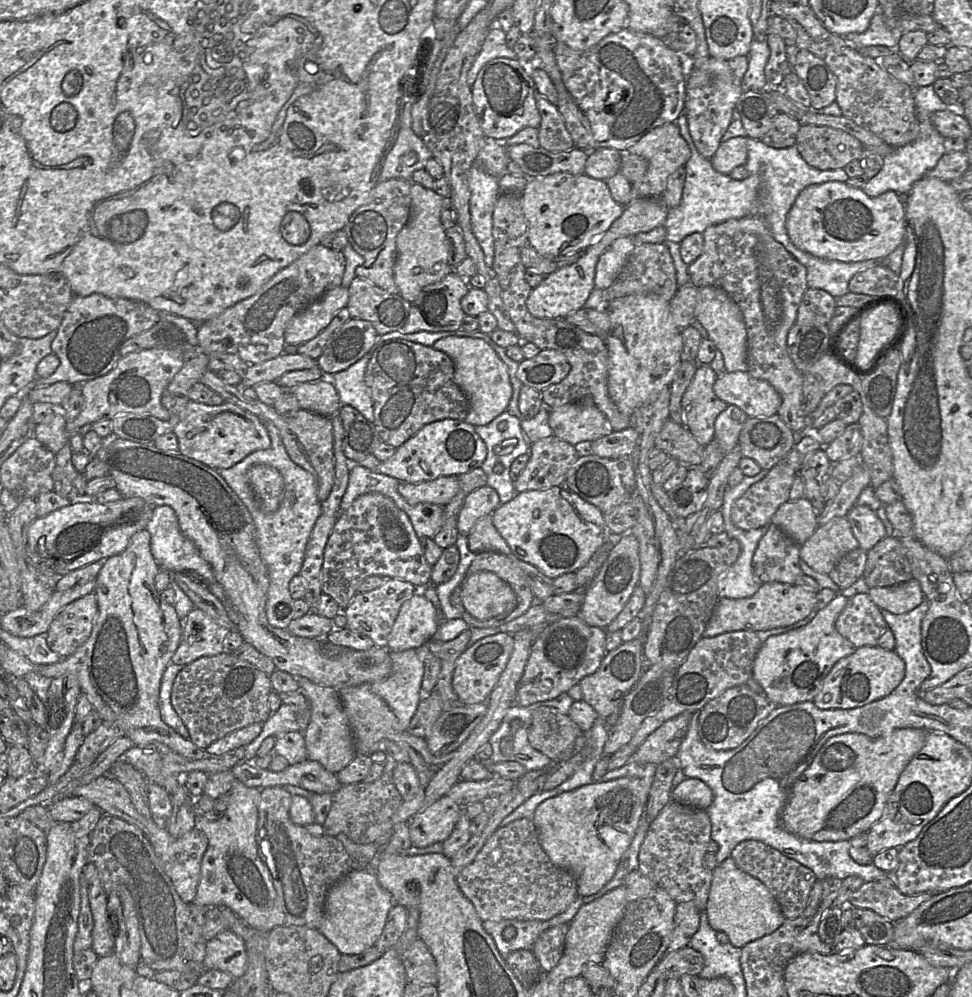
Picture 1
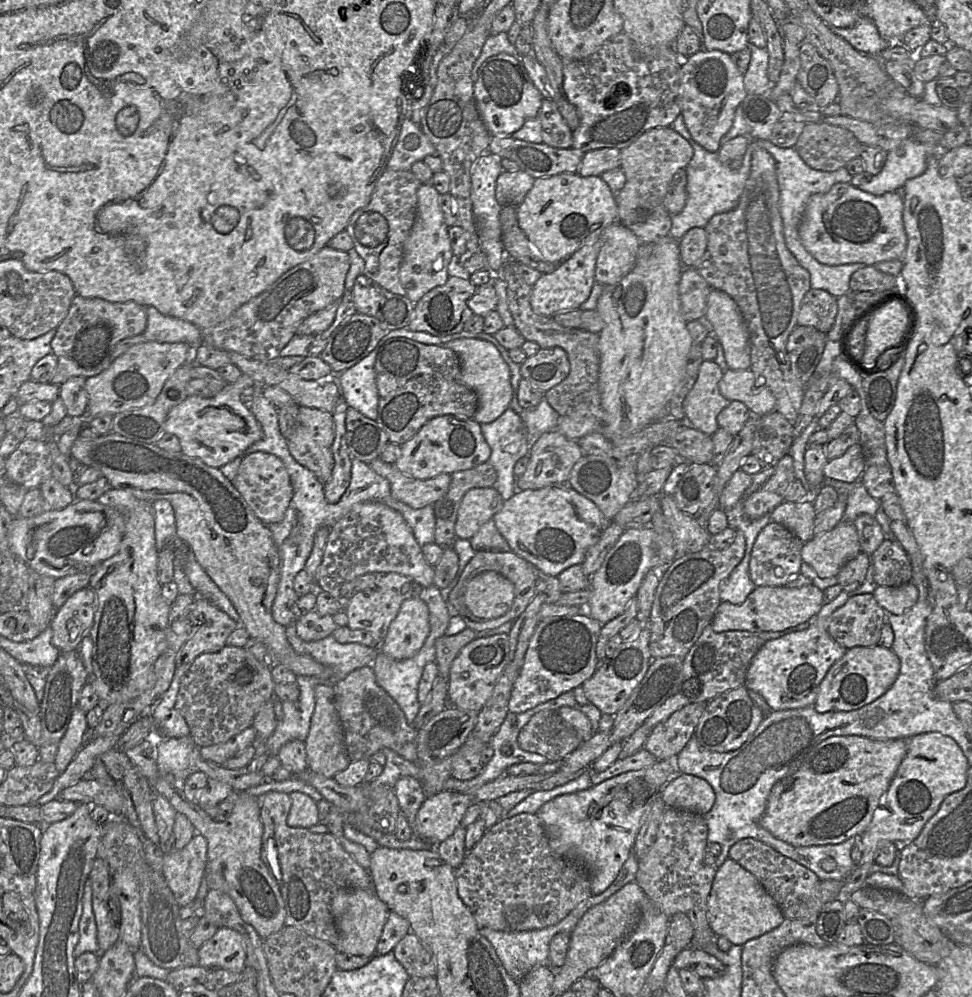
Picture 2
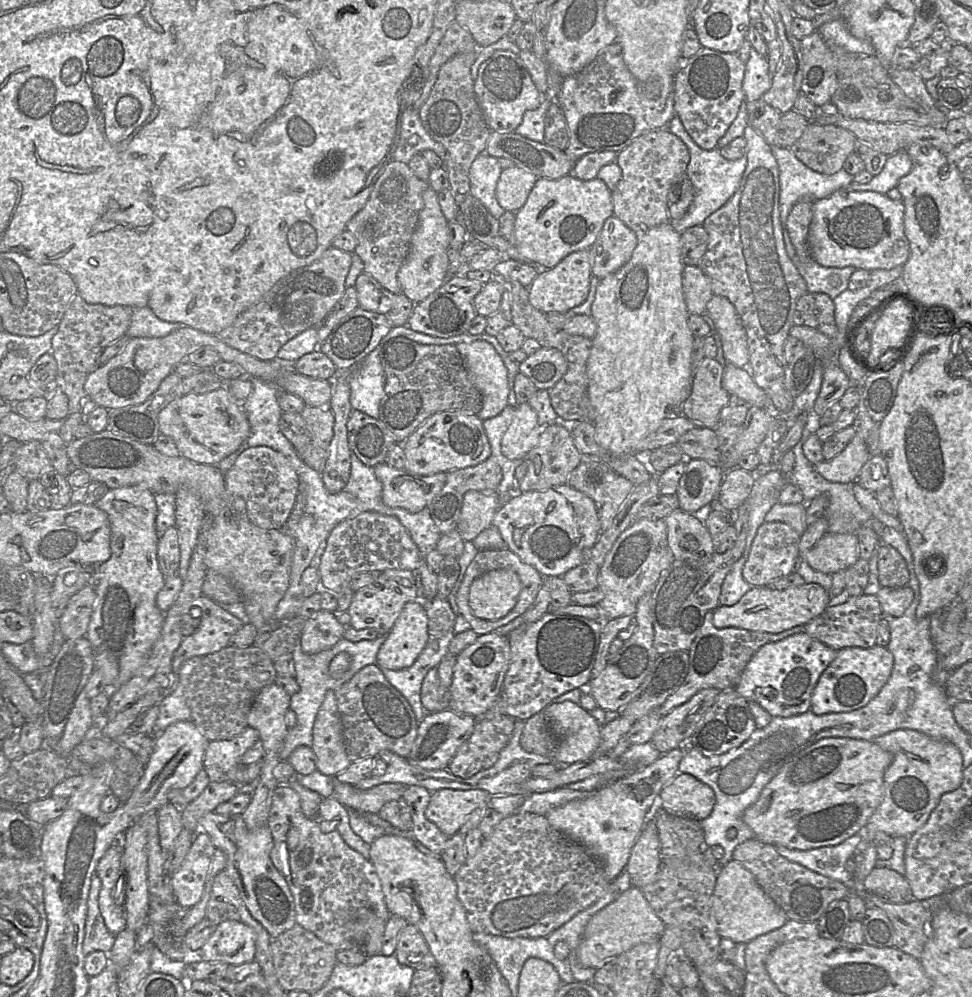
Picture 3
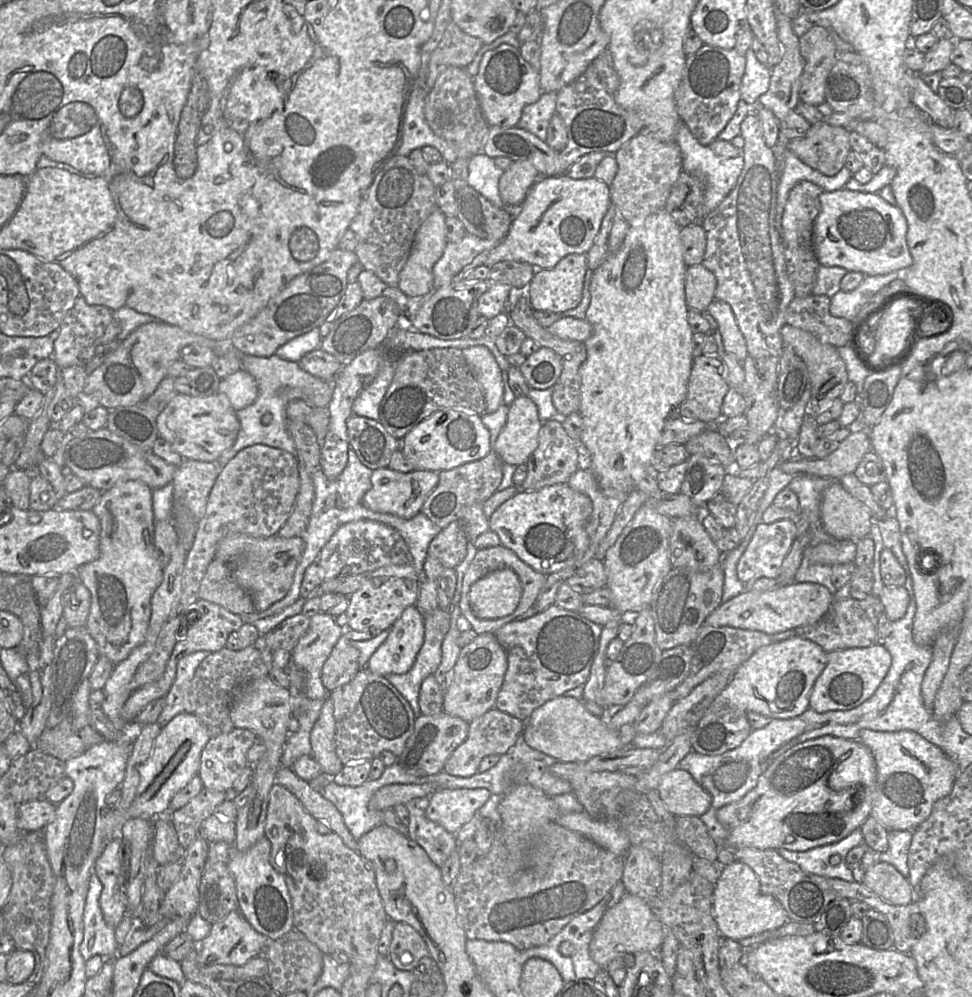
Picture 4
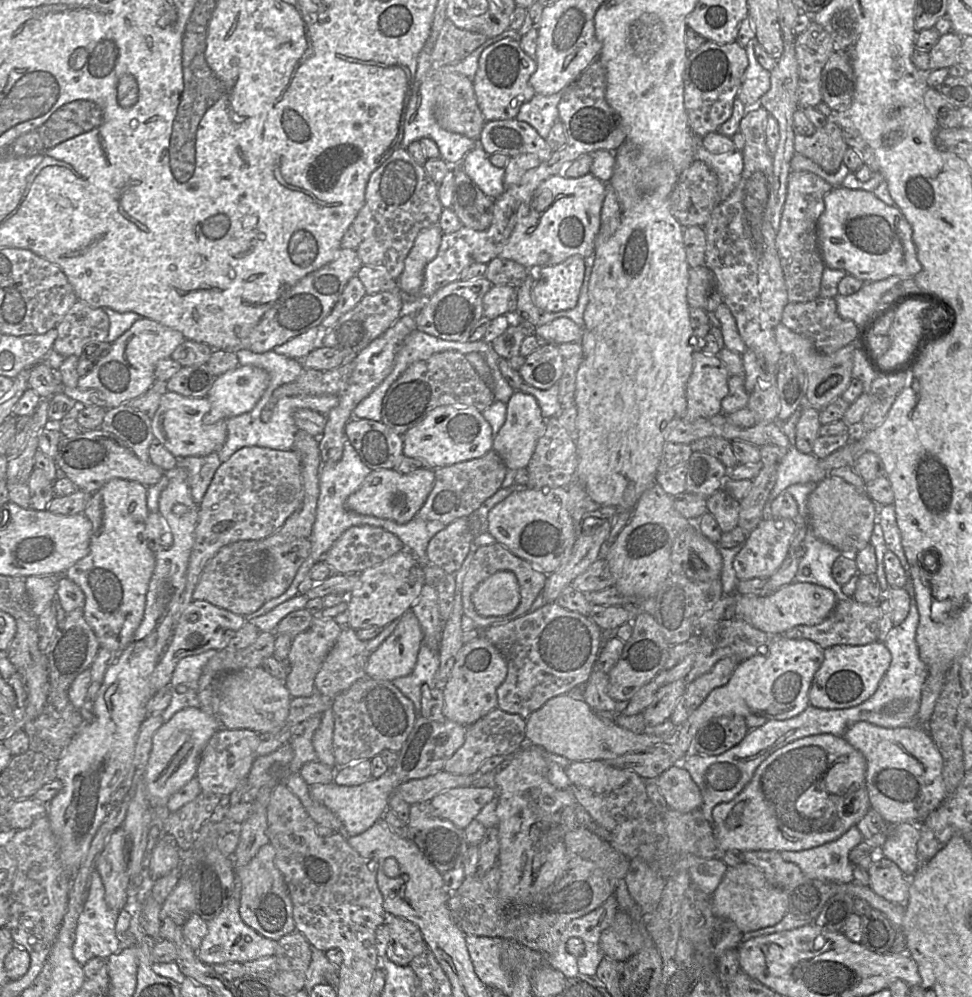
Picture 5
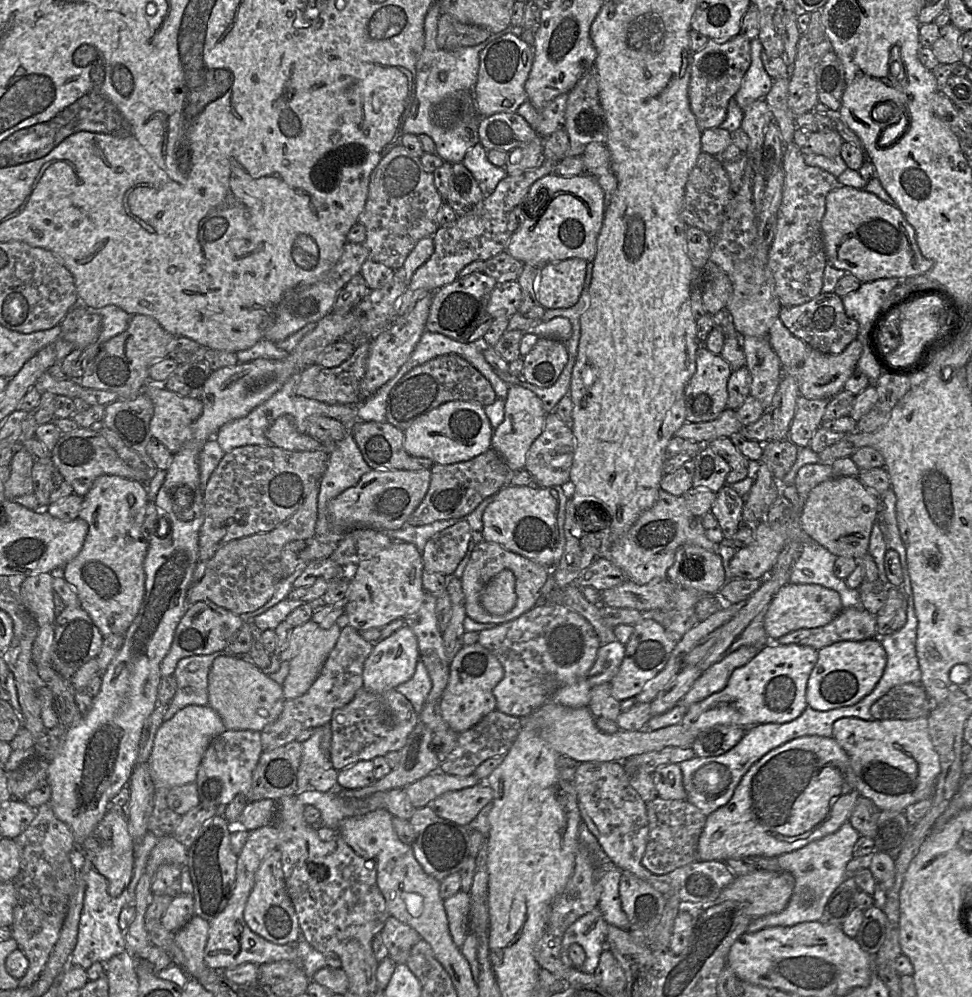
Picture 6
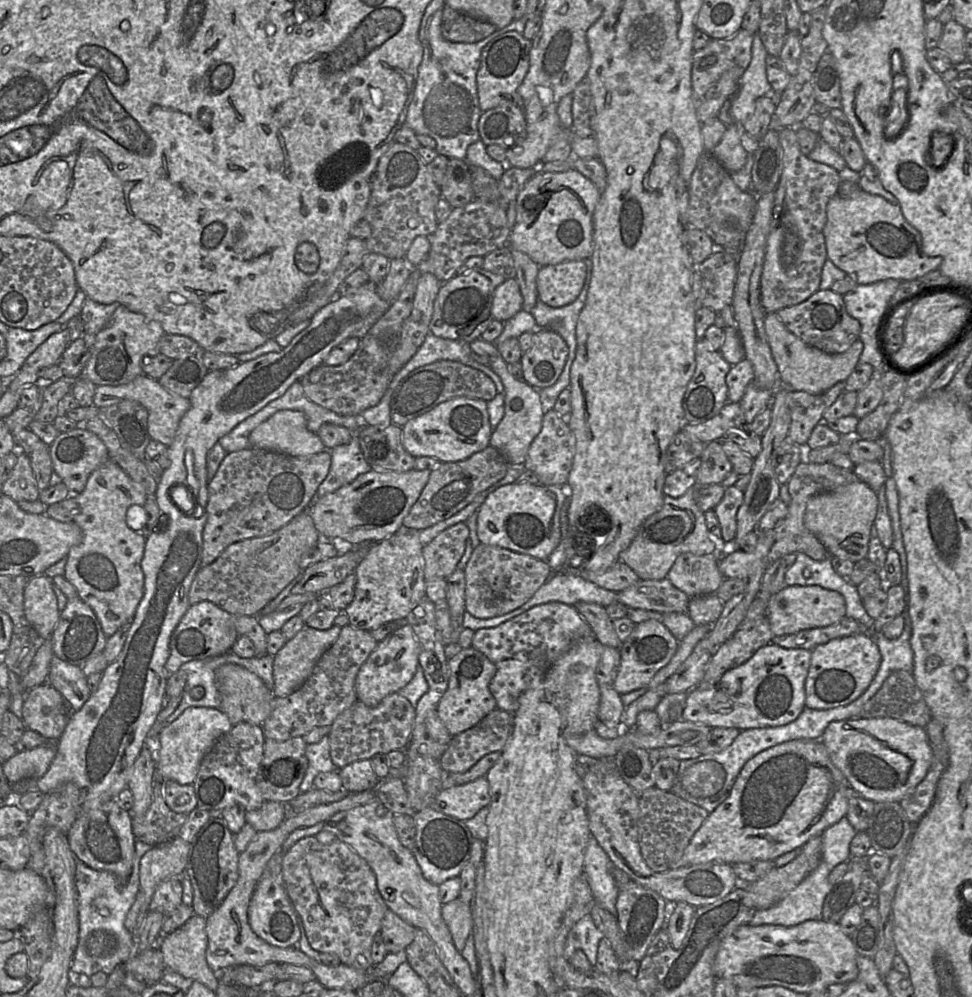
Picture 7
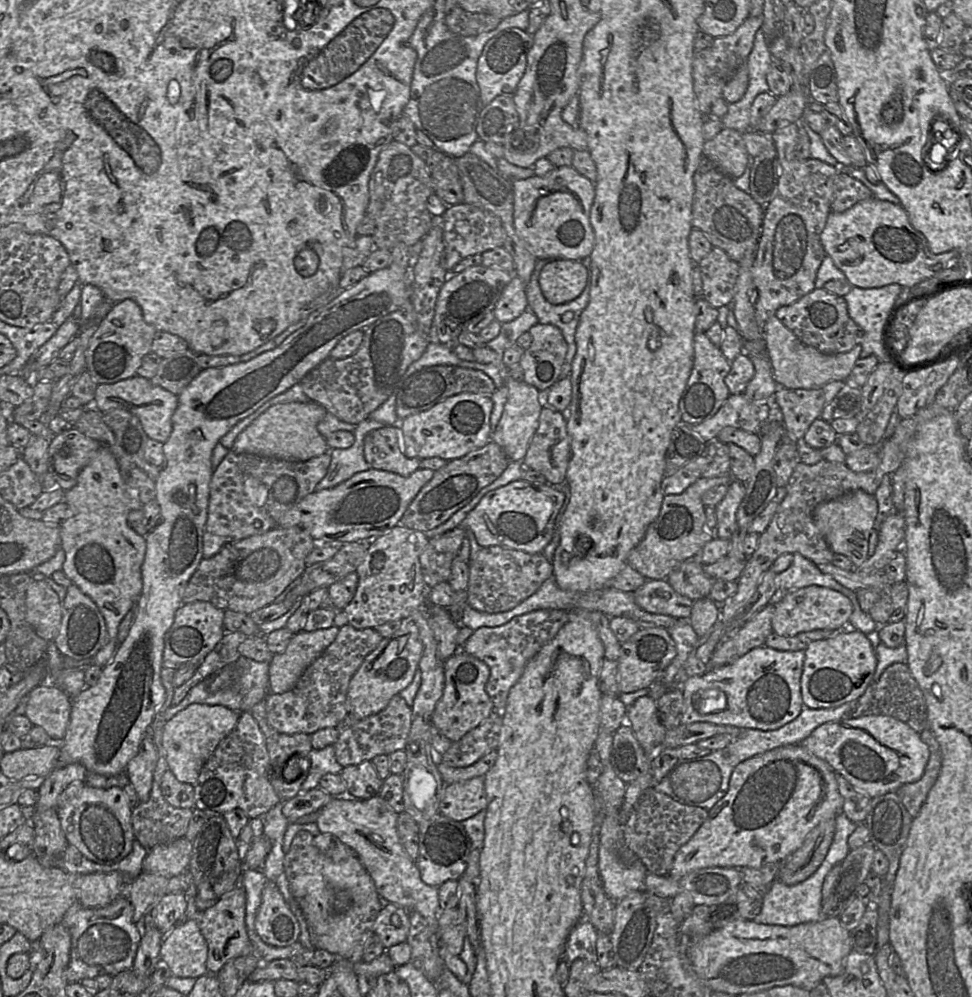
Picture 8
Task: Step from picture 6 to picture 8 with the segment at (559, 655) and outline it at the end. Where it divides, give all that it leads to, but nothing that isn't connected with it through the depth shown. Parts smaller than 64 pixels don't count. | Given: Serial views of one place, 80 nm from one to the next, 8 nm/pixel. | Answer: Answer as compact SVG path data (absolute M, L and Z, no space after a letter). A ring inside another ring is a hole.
M540 609L514 617L497 627L481 627L473 632L460 649L483 661L490 669L485 689L494 711L505 708L511 687L519 680L528 661L550 642L568 621L569 612L562 609Z

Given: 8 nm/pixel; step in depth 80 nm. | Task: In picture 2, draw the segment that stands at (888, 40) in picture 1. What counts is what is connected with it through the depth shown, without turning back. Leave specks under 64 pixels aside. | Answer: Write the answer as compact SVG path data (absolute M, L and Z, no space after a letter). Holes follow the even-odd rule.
M861 16L851 27L830 28L833 33L844 38L856 50L870 56L877 57L883 49L890 45L890 42L880 36L873 20L866 16Z

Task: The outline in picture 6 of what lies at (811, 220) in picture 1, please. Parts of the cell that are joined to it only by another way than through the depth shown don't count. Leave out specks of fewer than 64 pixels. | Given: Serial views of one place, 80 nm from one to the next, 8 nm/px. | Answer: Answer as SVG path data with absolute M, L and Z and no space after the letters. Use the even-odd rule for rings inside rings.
M839 185L831 191L826 197L821 228L828 264L855 276L861 283L925 275L934 265L923 257L915 230L901 210L862 189Z

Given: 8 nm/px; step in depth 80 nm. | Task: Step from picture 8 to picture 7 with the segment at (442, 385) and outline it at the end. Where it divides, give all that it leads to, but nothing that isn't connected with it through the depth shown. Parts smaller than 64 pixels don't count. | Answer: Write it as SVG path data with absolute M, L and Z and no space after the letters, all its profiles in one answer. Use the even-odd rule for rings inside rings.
M439 360L417 368L397 384L390 401L391 421L393 424L402 427L409 420L452 398L468 397L488 402L497 393L494 382L482 371L460 362Z

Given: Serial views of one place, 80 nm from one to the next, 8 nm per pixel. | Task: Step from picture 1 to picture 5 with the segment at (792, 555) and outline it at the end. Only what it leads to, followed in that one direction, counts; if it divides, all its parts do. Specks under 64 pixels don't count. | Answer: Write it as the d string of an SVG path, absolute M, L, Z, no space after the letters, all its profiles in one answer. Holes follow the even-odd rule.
M762 519L748 534L741 550L734 558L733 569L737 578L740 581L752 578L768 579L774 574L789 554L789 545L795 529L793 519Z

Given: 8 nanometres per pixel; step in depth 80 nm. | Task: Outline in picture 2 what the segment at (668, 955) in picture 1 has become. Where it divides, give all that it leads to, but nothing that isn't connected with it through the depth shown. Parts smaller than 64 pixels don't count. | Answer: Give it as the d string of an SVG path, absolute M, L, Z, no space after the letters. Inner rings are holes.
M687 947L672 962L677 970L688 970L703 979L714 979L721 976L725 966L714 956L702 950Z

